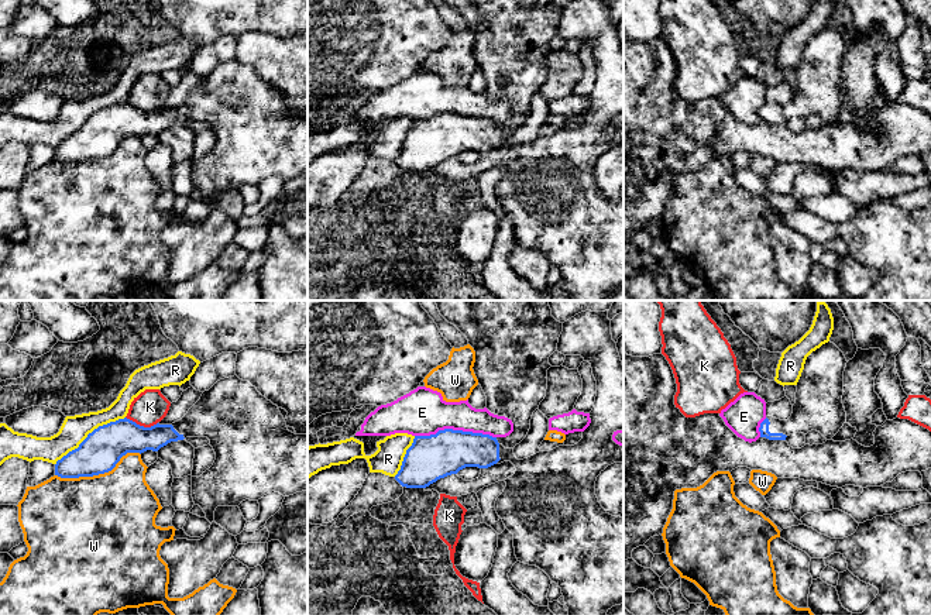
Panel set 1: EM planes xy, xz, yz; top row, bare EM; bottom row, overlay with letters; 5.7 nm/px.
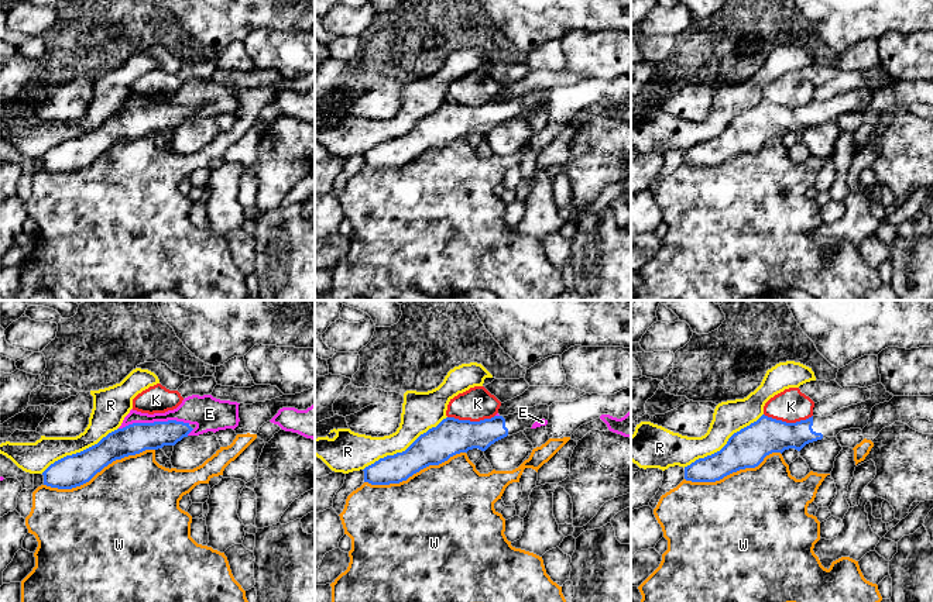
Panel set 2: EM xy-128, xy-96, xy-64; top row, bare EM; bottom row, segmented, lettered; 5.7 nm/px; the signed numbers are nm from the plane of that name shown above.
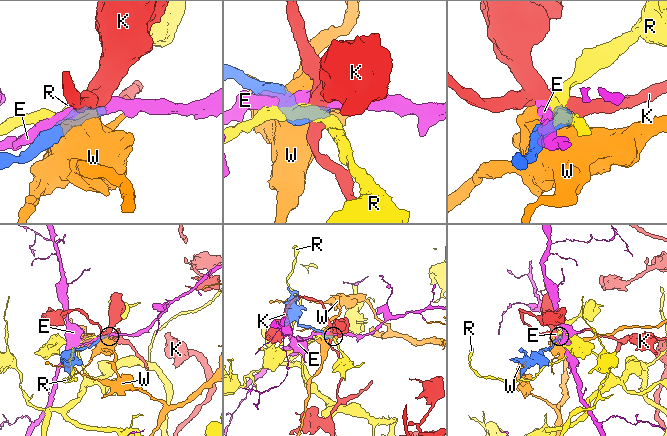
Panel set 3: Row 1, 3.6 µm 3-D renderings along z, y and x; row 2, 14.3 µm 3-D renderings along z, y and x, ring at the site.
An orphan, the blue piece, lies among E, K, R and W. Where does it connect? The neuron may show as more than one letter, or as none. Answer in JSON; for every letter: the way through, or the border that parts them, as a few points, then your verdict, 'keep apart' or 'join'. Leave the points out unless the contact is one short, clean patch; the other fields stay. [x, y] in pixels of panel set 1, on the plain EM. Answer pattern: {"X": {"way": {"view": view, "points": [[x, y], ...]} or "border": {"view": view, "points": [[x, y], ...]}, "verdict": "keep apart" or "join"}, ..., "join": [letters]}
{"E": {"verdict": "keep apart"}, "K": {"border": {"view": "xy", "points": [[126, 100], [144, 110], [157, 107]]}, "verdict": "keep apart"}, "R": {"verdict": "keep apart"}, "W": {"verdict": "keep apart"}, "join": []}

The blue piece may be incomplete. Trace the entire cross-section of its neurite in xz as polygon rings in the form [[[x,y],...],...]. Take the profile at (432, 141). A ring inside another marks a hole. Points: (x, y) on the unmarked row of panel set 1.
[[[574,0],[564,6],[557,35],[564,39],[581,39],[584,45],[591,48],[597,65],[597,80],[590,96],[591,107],[577,128],[563,128],[518,144],[513,133],[505,133],[497,121],[444,113],[430,120],[415,120],[395,164],[406,172],[426,172],[466,151],[488,152],[511,145],[516,155],[505,164],[506,171],[495,185],[495,195],[505,212],[513,219],[518,245],[539,251],[561,272],[568,300],[607,300],[612,291],[623,288],[623,202],[612,200],[601,190],[595,179],[595,165],[608,150],[623,147],[623,130],[612,124],[612,118],[623,113],[623,48],[616,27],[612,24],[608,0]]]

